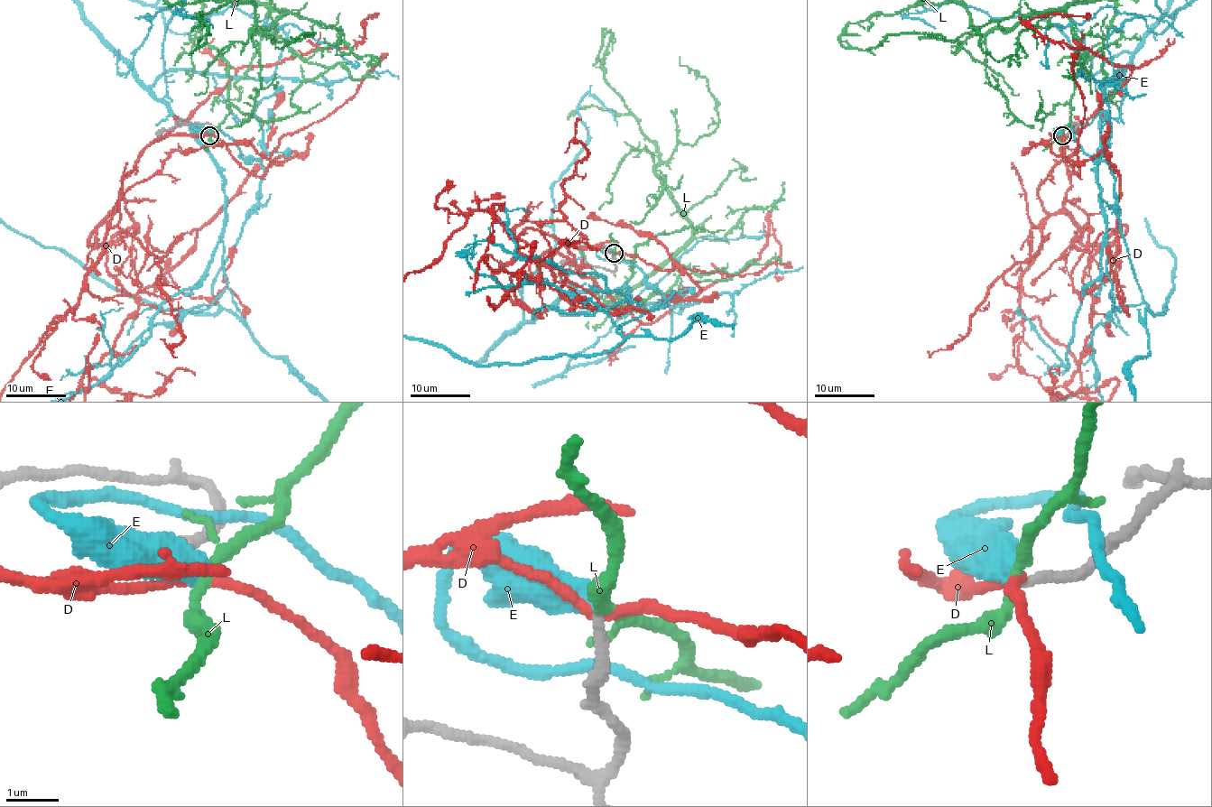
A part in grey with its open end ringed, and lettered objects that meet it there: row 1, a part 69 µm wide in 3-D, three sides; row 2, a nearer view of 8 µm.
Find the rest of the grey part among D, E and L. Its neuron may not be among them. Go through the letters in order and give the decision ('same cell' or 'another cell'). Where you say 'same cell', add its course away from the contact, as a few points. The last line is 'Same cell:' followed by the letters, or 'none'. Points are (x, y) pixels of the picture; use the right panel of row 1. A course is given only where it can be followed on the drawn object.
D: another cell
E: same cell
L: another cell
Same cell: E

